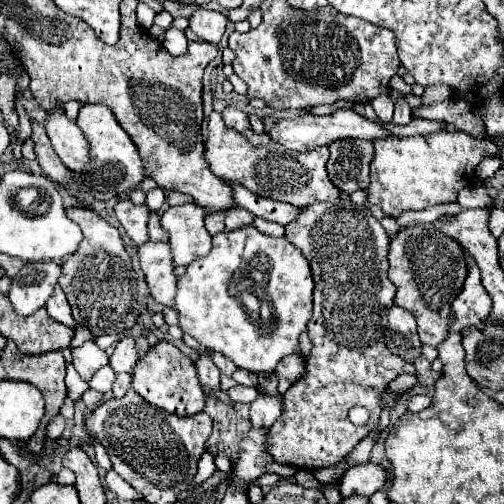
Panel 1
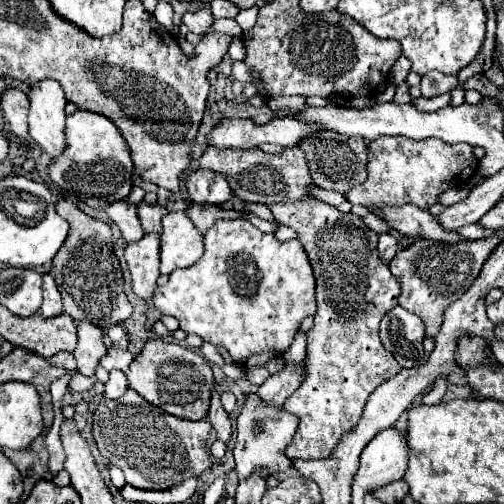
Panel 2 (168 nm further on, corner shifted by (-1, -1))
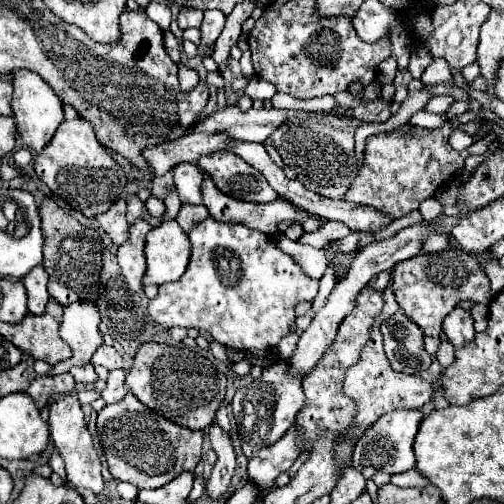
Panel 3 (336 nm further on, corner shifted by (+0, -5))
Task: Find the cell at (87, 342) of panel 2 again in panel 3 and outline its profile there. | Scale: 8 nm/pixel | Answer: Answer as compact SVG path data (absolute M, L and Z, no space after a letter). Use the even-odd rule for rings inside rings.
M78 300L64 306L64 322L60 334L66 334L66 342L72 348L72 358L52 366L52 374L68 372L72 366L82 366L90 362L94 350L102 344L102 334L98 330L100 314L92 302Z

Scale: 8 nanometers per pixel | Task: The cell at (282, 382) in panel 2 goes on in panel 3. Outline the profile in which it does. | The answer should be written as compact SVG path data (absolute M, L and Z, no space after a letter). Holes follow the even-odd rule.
M424 222L422 226L410 226L410 228L404 228L400 230L396 236L384 240L384 242L374 242L374 244L368 244L364 246L356 258L352 260L350 264L350 270L348 274L344 276L344 280L340 280L334 290L330 292L330 296L326 298L326 304L322 306L320 312L316 312L312 324L304 330L304 334L300 336L298 340L298 346L296 346L296 352L294 356L290 358L290 370L294 372L300 372L300 374L308 374L316 362L322 358L322 354L330 348L330 344L334 342L336 338L336 332L338 332L338 326L340 322L354 310L356 306L356 298L358 294L366 288L366 284L370 282L372 276L376 276L378 272L384 272L384 270L390 270L394 264L398 264L400 260L408 260L408 258L414 258L418 252L420 252L420 242L430 234L430 226Z

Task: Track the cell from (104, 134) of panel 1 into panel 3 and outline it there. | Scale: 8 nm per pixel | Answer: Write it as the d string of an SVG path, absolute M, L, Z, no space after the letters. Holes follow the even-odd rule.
M84 118L62 122L58 126L50 144L38 152L34 160L34 172L50 188L52 194L62 198L70 208L82 212L86 218L106 212L126 186L122 168L108 156L108 150L96 140L90 122Z

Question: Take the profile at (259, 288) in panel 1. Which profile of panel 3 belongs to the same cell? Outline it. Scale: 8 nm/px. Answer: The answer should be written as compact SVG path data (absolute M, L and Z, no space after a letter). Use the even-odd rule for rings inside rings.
M204 218L190 232L188 240L192 244L192 254L184 276L178 282L170 282L160 286L160 292L154 300L150 300L150 316L164 328L184 326L206 330L214 340L224 344L226 348L242 350L242 352L258 352L258 350L274 350L296 320L294 308L298 302L314 300L318 294L318 280L308 278L300 266L284 254L276 240L270 236L252 230L244 224L236 222L218 222L214 218Z

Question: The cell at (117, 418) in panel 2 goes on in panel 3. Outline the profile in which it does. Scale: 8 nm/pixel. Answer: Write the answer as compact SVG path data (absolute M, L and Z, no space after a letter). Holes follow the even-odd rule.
M126 394L120 402L106 404L98 412L98 436L110 474L138 488L160 488L184 470L194 472L202 456L202 432L188 430L154 414L134 394Z

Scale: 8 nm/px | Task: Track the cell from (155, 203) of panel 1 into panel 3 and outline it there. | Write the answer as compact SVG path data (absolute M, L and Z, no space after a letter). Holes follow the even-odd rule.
M150 196L150 198L148 198L146 208L148 208L148 214L150 214L152 218L162 218L162 216L164 216L164 212L166 212L164 202L162 202L162 200L158 200L158 198L154 198L154 196Z

